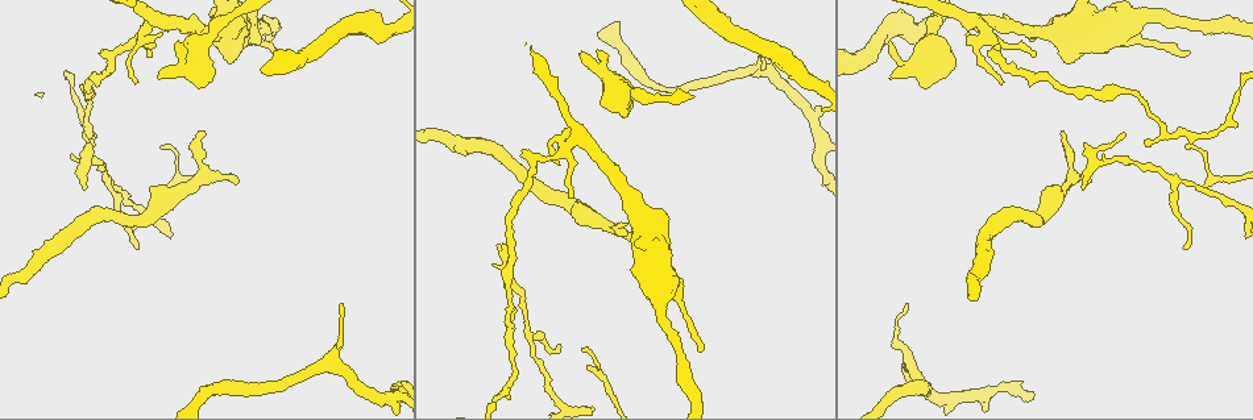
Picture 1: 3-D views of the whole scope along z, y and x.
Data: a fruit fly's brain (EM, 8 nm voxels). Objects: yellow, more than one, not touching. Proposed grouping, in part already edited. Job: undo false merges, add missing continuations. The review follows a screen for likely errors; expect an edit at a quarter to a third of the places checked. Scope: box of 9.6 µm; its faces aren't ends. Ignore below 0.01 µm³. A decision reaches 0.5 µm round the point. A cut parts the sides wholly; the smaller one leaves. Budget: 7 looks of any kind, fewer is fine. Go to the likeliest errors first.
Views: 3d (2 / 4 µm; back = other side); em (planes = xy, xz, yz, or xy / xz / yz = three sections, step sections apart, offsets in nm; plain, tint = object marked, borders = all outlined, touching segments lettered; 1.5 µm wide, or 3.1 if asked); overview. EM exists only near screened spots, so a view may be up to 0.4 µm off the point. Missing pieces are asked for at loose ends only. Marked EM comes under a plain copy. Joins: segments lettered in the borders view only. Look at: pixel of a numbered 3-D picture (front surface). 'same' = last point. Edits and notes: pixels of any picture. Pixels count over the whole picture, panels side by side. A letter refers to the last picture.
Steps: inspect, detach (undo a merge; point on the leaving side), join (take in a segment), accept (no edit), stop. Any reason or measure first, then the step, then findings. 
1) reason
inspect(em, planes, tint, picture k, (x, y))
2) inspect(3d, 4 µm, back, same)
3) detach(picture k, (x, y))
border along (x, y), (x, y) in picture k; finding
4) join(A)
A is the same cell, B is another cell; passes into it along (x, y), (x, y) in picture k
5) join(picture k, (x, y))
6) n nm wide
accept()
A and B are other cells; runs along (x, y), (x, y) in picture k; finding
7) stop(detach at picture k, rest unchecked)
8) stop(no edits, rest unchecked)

free end
inspect(3d, 2 µm, picture 1, (583, 52))

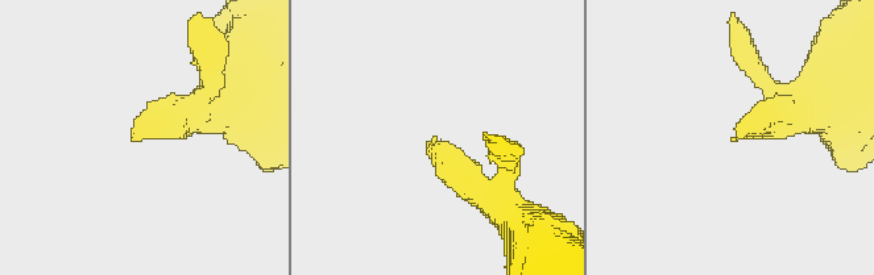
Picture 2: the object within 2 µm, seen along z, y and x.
now the EM
inspect(em, planes, tint, picture 2, (734, 138))

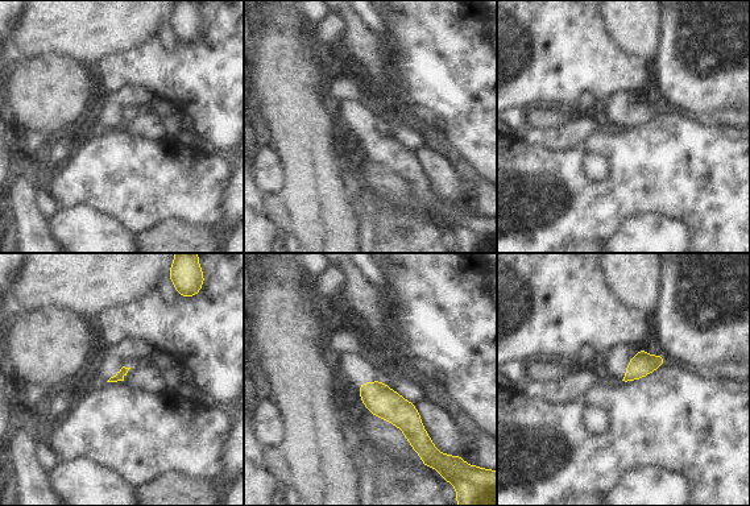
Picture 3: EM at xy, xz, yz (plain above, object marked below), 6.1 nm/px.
inspect(em, planes, borders, same)

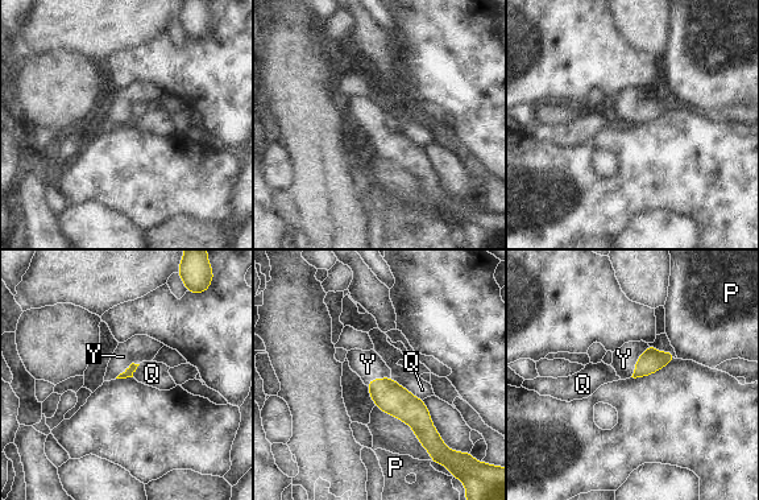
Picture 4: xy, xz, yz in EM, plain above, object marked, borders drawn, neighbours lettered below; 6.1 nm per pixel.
join(Y)
Y is the same cell, P and Q are other cells; passes into it along (651, 360), (637, 362), (623, 359) in picture 4; it goes on there

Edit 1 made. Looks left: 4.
redraw
inspect(overview)

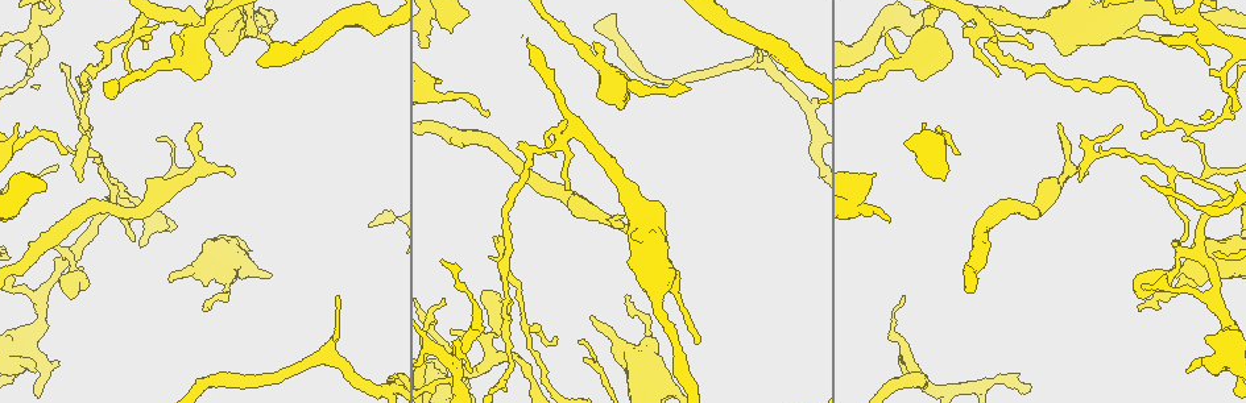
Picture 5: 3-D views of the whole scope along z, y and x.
an open end
inspect(em, xy, step 8, tint, picture 5, (589, 316))

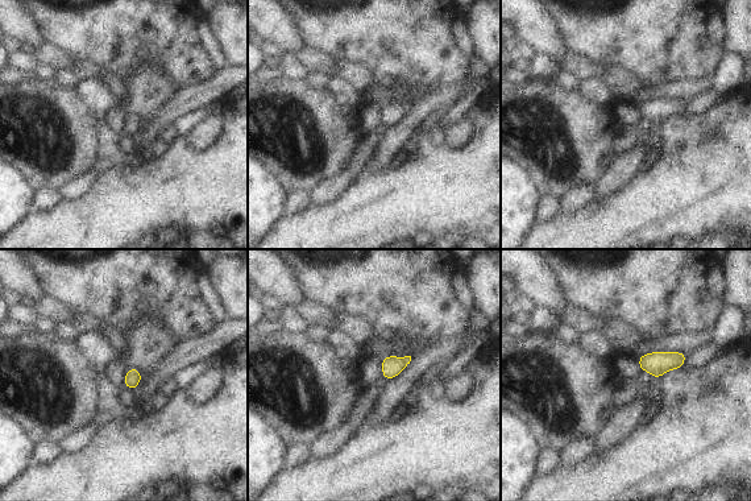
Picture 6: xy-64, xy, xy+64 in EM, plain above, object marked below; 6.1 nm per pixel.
another direction
inspect(em, planes, borders, same)

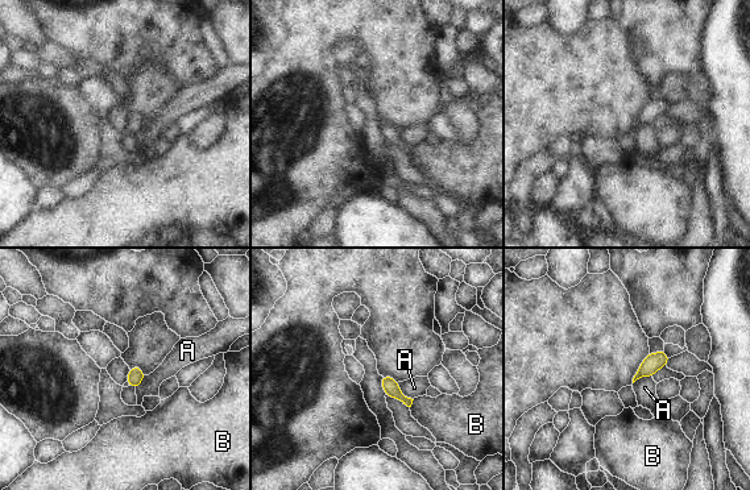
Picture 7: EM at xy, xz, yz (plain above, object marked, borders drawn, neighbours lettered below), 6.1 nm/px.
accept()
A and B are other cells; border along (397, 382), (401, 391), (413, 399) in picture 7; none of them fits

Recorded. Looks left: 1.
inspect(em, planes, borders, picture 5, (1033, 43))

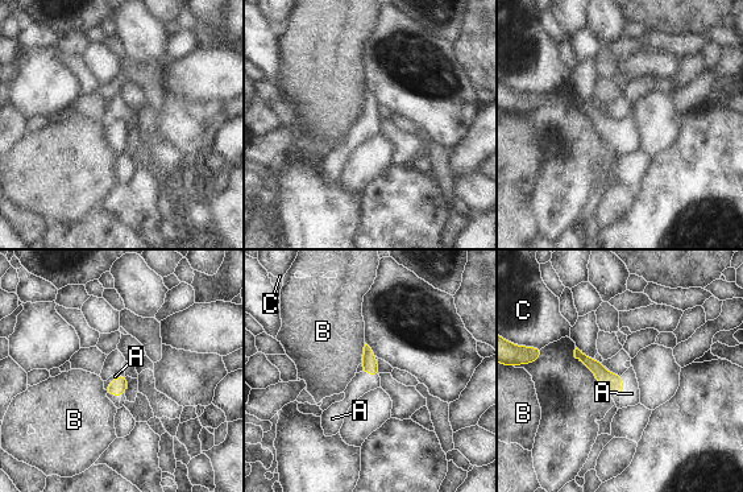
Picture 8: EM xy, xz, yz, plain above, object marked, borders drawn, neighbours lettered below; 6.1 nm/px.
join(A)
A is the same cell, B and C are other cells; passes into it along (611, 383), (622, 391), (631, 393) in picture 8; the neuron continues

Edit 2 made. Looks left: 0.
stop(join at picture 4, join at picture 8, rest unchecked)

